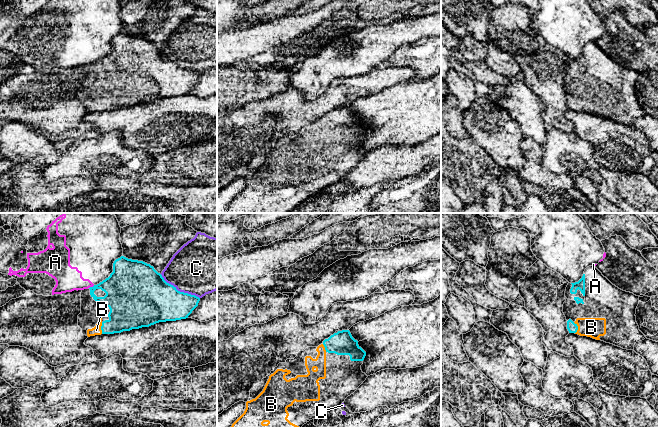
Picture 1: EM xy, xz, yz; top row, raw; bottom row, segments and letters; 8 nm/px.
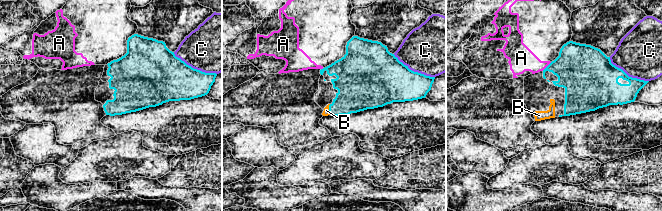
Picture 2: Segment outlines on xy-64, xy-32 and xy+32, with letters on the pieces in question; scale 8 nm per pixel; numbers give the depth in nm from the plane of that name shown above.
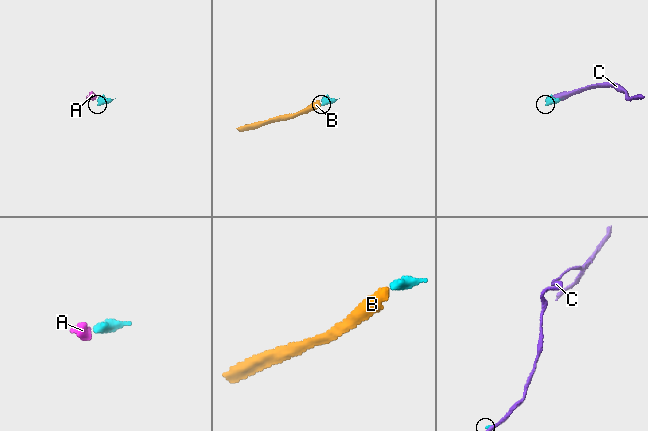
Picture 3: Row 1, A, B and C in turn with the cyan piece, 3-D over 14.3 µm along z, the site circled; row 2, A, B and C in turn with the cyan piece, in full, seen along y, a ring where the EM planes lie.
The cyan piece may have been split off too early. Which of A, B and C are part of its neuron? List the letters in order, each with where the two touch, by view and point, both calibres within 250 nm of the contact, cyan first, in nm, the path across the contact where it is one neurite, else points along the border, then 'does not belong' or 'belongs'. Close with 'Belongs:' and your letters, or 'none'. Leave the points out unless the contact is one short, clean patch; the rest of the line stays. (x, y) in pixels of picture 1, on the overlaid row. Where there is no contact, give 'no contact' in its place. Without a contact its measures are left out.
A: contact xy (91, 287); calibres 280 and 200 nm; border xy (94, 285), (89, 288); does not belong
B: contact yz (577, 328); calibres 80 and 160 nm; way yz (571, 326), (577, 328), (591, 327); belongs
C: contact xy (179, 291); calibres 400 and 440 nm; does not belong
Belongs: B

